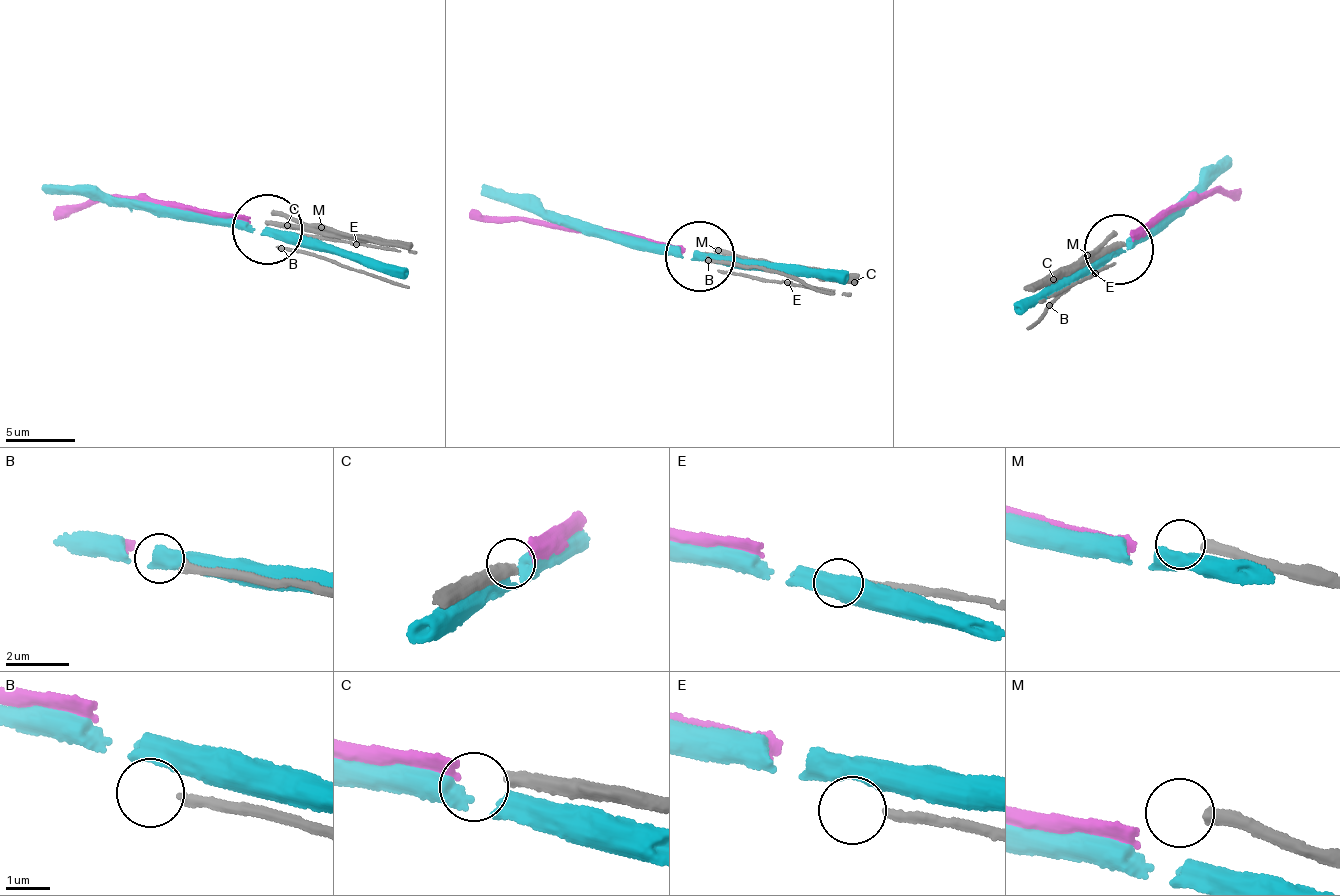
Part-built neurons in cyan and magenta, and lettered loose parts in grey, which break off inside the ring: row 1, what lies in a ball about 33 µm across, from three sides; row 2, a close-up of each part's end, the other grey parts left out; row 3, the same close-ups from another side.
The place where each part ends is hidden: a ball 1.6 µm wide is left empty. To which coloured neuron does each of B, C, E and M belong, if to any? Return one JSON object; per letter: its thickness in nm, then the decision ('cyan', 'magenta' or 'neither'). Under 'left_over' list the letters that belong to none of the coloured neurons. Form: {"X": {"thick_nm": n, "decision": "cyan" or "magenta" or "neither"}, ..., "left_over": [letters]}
{"B": {"thick_nm": 240, "decision": "neither"}, "C": {"thick_nm": 400, "decision": "magenta"}, "E": {"thick_nm": 220, "decision": "neither"}, "M": {"thick_nm": 340, "decision": "neither"}, "left_over": ["B", "E", "M"]}

